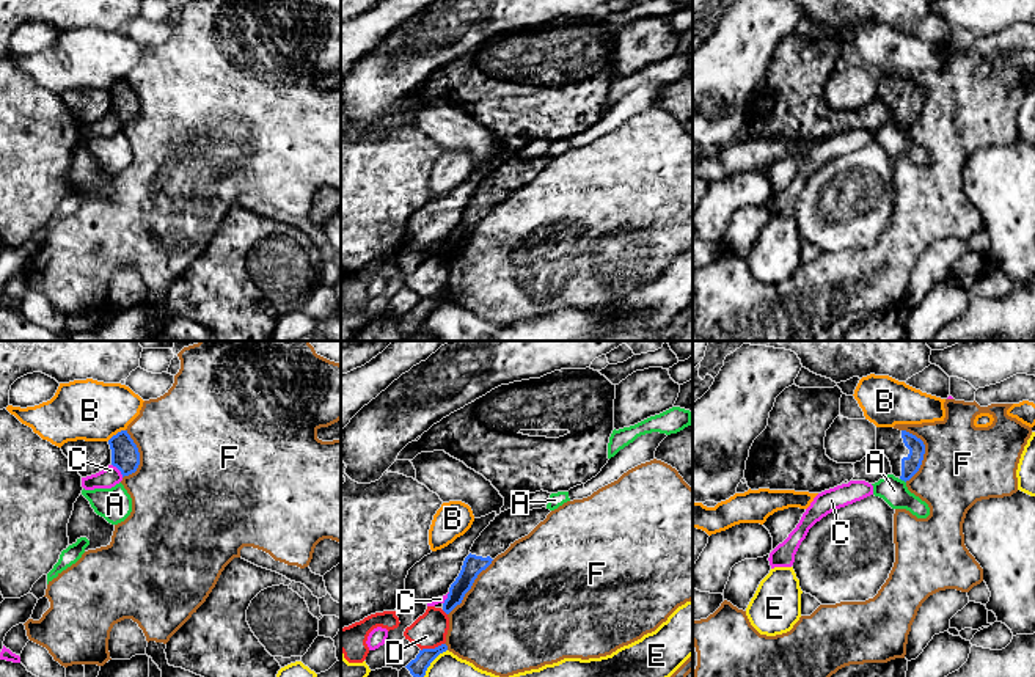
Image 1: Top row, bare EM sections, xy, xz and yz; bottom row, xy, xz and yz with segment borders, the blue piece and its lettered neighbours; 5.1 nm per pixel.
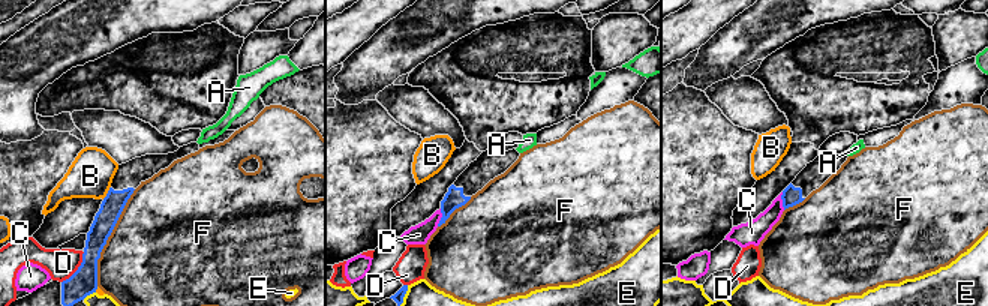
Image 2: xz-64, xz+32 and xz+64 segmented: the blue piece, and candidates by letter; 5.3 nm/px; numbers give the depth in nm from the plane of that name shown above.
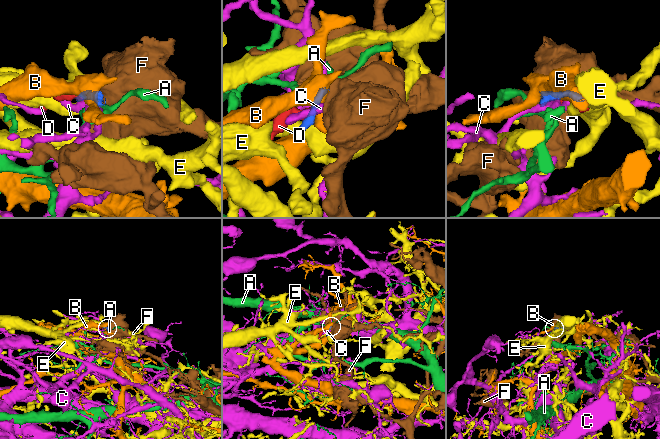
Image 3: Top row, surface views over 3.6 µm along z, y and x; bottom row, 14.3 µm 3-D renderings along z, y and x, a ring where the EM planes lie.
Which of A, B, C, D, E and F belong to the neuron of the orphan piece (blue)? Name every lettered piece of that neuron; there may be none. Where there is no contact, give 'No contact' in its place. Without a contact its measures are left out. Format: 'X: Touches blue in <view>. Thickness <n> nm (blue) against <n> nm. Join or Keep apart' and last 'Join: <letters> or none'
A: Touches blue in yz. Thickness 100 nm (blue) against 140 nm. Keep apart
B: Touches blue in xy. Thickness 140 nm (blue) against 320 nm. Keep apart
C: Touches blue in xy. Thickness 140 nm (blue) against 100 nm. Keep apart
D: Touches blue in xz. Thickness 90 nm (blue) against 180 nm. Keep apart
E: Touches blue in xz. Thickness 90 nm (blue) against 300 nm. Keep apart
F: Touches blue in yz. Thickness 100 nm (blue) against 400 nm. Keep apart
Join: none

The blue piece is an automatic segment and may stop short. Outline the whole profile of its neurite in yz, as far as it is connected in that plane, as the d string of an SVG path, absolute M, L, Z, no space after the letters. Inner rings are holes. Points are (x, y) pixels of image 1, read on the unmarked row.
M876 75L876 99L883 101L895 126L909 129L920 116L925 93L916 83L894 75Z

